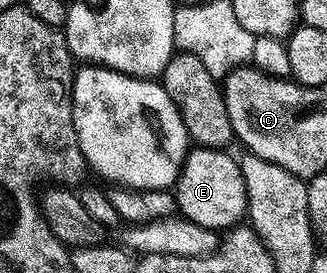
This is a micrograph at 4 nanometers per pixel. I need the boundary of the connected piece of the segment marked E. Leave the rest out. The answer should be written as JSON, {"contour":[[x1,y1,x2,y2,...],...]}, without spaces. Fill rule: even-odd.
{"contour":[[195,146,187,150,176,184,176,207,181,218,196,221,196,225,204,225,216,232,243,222,247,214,245,181,239,160,233,159,230,153,217,147]]}

